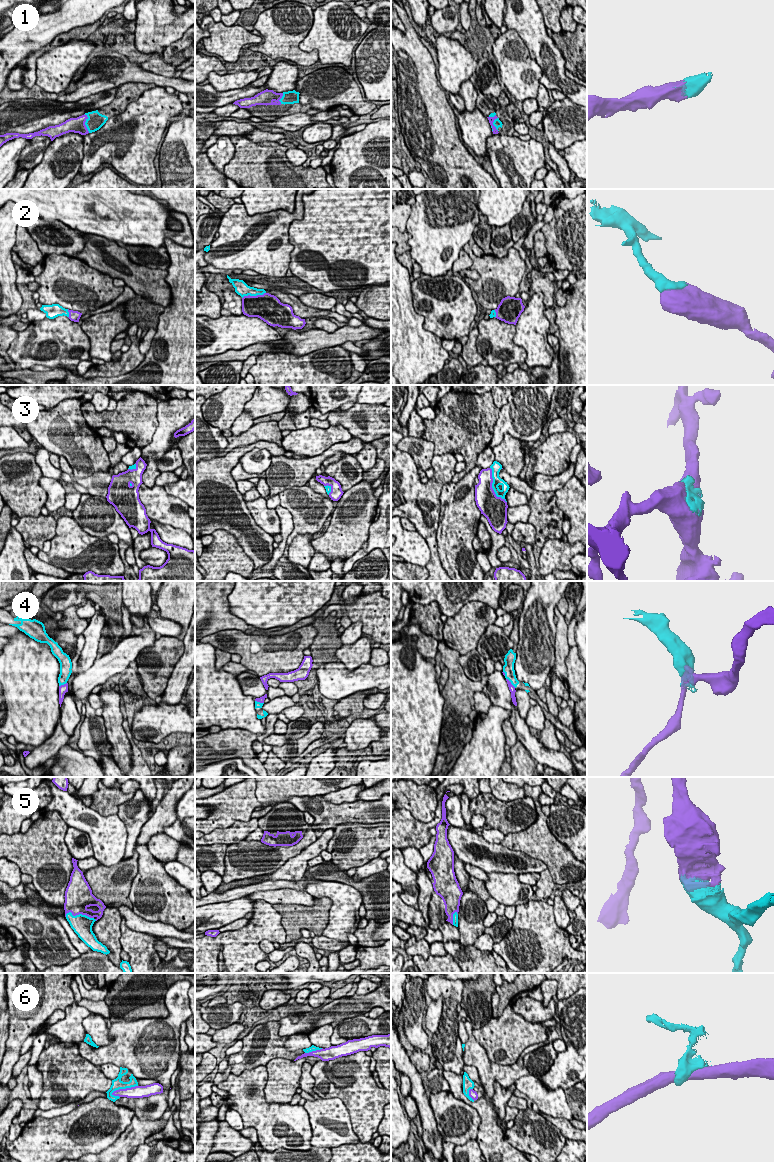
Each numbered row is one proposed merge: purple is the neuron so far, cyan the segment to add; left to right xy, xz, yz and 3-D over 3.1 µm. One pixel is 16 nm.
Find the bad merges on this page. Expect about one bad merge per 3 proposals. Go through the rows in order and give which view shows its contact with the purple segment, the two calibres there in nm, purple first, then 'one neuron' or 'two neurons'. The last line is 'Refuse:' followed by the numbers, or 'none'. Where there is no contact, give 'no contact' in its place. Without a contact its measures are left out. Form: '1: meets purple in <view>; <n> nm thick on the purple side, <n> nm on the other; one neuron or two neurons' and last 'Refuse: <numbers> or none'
1: meets purple in xy; 260 nm thick on the purple side, 280 nm on the other; one neuron
2: meets purple in xz; 400 nm thick on the purple side, 220 nm on the other; one neuron
3: meets purple in yz; 360 nm thick on the purple side, 140 nm on the other; one neuron
4: meets purple in yz; 100 nm thick on the purple side, 180 nm on the other; two neurons
5: meets purple in xy; 420 nm thick on the purple side, 320 nm on the other; one neuron
6: meets purple in xy; 190 nm thick on the purple side, 170 nm on the other; two neurons
Refuse: 4, 6

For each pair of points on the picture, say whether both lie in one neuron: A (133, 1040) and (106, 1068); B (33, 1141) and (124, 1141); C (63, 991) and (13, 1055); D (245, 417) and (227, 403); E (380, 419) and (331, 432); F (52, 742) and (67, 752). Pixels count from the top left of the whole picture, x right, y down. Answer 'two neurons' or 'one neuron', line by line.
A: two neurons
B: two neurons
C: one neuron
D: two neurons
E: two neurons
F: two neurons

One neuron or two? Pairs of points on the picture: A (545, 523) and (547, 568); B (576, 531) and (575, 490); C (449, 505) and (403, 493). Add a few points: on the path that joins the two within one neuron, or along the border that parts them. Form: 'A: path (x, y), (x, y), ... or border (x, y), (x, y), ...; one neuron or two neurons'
A: border (561, 538), (549, 538), (541, 548); two neurons
B: path (576, 521), (575, 500); one neuron
C: border (449, 481), (443, 485), (441, 491), (437, 526); two neurons

